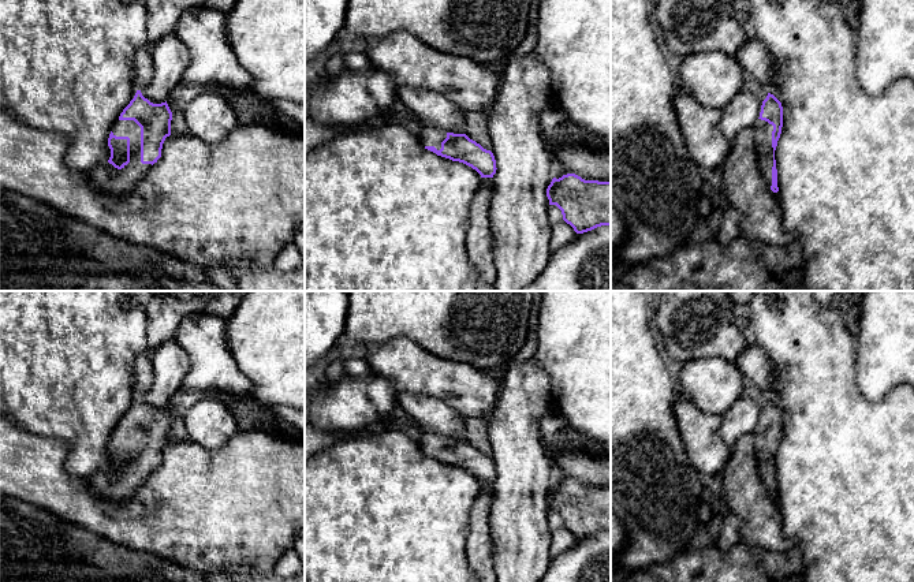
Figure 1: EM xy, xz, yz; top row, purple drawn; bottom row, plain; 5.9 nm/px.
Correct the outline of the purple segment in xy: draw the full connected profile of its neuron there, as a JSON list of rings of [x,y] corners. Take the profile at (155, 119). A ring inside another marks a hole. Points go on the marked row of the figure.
[[[137,90],[109,134],[111,157],[87,174],[90,183],[112,197],[131,193],[161,157],[163,143],[171,135],[171,120],[167,101],[153,104]]]

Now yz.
[[[771,93],[762,101],[760,117],[751,126],[756,133],[756,152],[760,171],[773,193],[777,194],[775,150],[783,127],[781,102]]]

